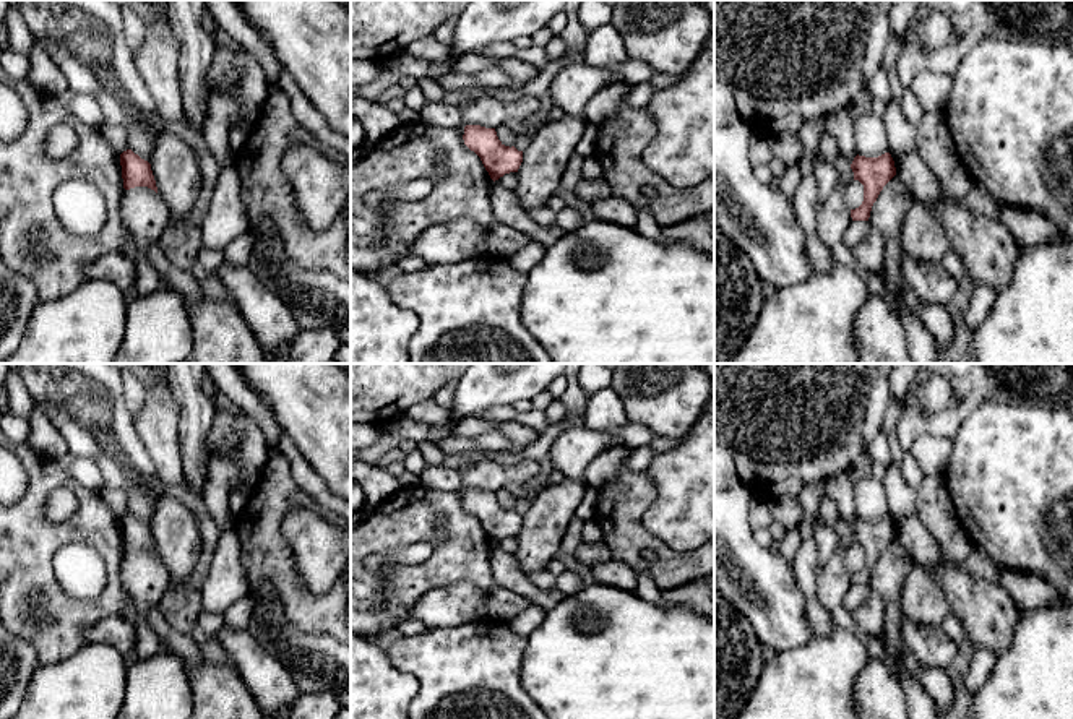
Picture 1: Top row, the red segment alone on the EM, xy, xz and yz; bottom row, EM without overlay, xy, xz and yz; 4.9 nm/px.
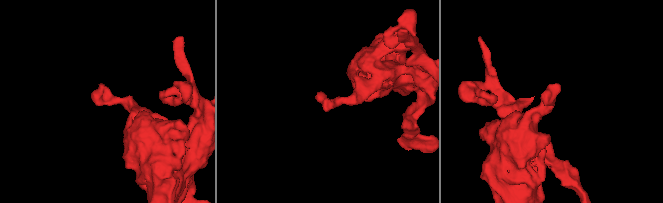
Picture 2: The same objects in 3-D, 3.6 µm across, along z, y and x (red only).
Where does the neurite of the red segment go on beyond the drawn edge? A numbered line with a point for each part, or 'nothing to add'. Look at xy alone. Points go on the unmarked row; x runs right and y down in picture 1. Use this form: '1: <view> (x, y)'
nothing to add

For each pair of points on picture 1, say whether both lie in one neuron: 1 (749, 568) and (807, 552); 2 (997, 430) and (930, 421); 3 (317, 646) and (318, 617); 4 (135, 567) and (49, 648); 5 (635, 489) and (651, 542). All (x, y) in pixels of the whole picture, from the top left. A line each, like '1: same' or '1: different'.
1: different
2: different
3: different
4: different
5: same

